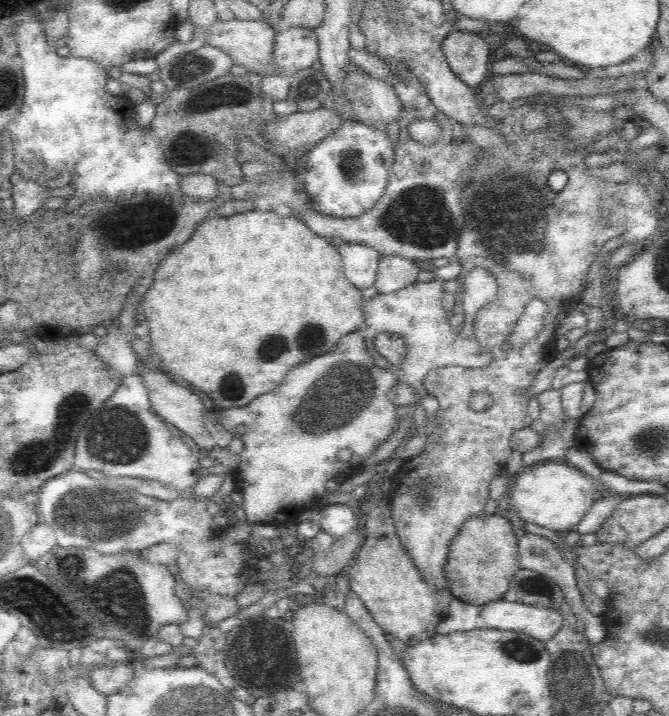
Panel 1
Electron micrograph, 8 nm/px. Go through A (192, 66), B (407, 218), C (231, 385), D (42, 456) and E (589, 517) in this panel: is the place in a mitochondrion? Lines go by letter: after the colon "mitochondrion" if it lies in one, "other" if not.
A: mitochondrion
B: mitochondrion
C: mitochondrion
D: mitochondrion
E: other

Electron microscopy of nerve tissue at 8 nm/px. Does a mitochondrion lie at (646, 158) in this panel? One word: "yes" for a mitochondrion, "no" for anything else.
yes

